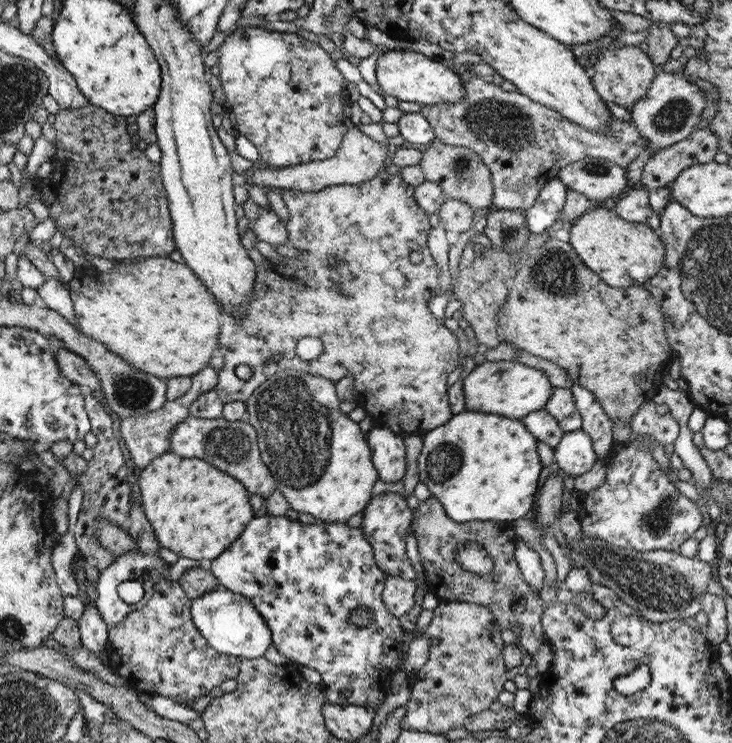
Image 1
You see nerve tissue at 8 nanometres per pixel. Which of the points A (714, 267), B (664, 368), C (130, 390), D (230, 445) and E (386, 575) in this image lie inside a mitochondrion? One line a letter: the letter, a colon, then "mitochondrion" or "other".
A: mitochondrion
B: other
C: mitochondrion
D: mitochondrion
E: other

